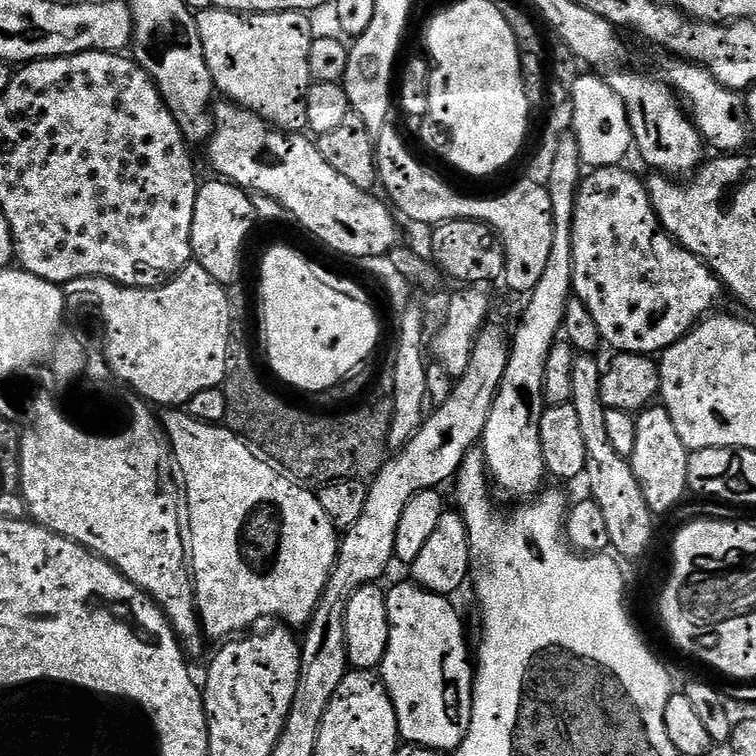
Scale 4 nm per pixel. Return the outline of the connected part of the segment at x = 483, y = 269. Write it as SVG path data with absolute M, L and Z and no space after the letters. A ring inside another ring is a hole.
M447 220L445 224L437 224L431 229L432 254L436 268L446 277L457 280L460 286L484 286L491 280L499 281L504 269L508 267L509 257L499 236L492 227L482 220Z

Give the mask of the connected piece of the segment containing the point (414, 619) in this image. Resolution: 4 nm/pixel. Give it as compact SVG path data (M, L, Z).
M411 582L405 584L396 584L391 589L387 589L388 597L388 621L390 622L390 638L386 646L386 654L384 660L378 669L379 675L384 681L386 690L392 699L392 705L396 711L398 718L398 730L400 731L401 741L407 742L409 745L418 748L434 748L437 753L451 753L460 747L461 742L466 738L466 734L470 730L470 722L472 721L472 685L474 683L474 664L468 661L468 640L464 637L464 624L460 621L460 616L456 613L456 608L452 605L453 601L447 596L439 596L433 592L428 592L424 588Z

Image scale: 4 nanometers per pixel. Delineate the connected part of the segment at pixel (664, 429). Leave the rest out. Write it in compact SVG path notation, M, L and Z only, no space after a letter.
M649 406L636 416L638 442L634 442L632 473L642 486L642 498L653 514L668 512L683 502L688 491L688 454L690 449L678 438L678 429L663 406Z

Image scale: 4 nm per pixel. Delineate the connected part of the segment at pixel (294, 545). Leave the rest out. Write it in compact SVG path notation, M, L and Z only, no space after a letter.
M184 410L165 412L168 413L162 416L162 432L171 455L172 452L176 455L176 464L184 475L184 488L188 491L186 532L190 537L190 575L205 637L215 642L235 637L248 630L243 628L250 627L255 620L264 620L267 616L277 616L280 619L277 621L288 626L307 625L340 550L338 530L330 518L326 518L319 495L257 454L253 445L231 428L203 424Z

